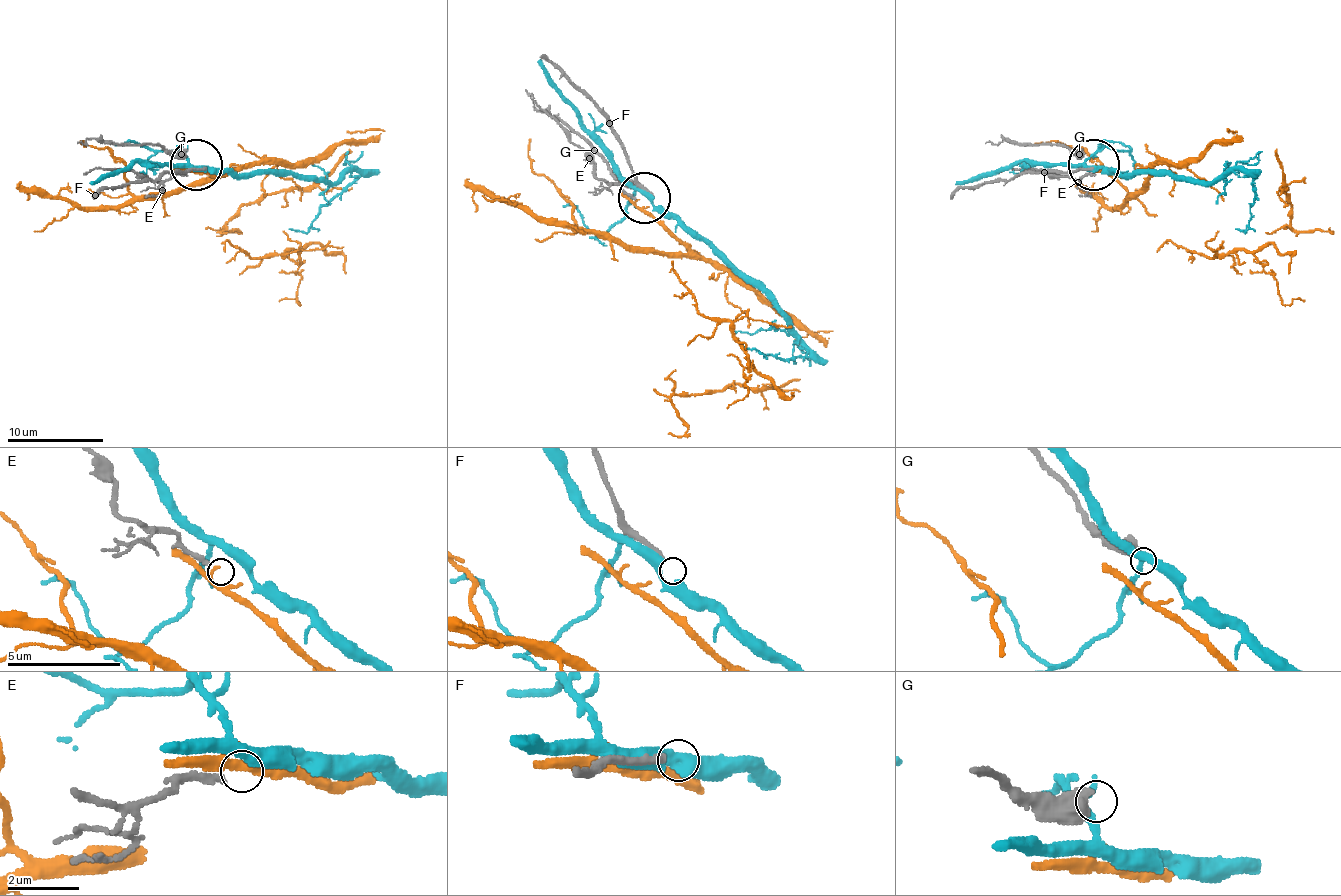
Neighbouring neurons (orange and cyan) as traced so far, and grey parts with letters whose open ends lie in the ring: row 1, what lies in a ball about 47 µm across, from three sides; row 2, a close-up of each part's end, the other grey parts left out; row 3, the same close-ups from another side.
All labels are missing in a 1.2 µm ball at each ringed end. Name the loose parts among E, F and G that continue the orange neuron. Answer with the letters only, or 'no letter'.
no letter

